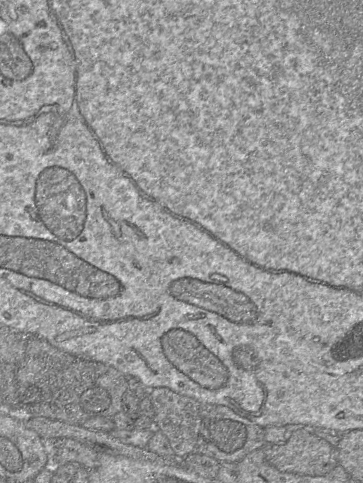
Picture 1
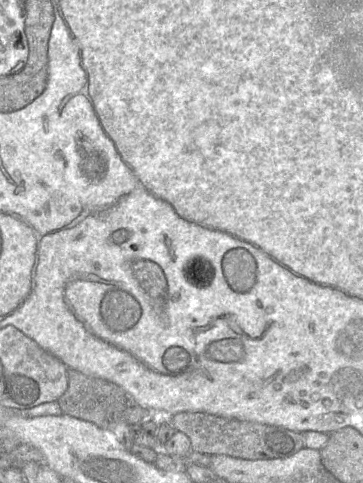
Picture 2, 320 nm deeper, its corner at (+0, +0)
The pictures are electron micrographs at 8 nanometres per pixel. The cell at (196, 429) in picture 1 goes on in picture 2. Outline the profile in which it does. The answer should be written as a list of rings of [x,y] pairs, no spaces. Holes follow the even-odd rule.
[[[180,412],[168,419],[176,431],[186,434],[191,441],[191,451],[208,455],[227,455],[247,460],[287,458],[305,447],[303,434],[279,426],[252,421],[241,421],[202,412]]]

